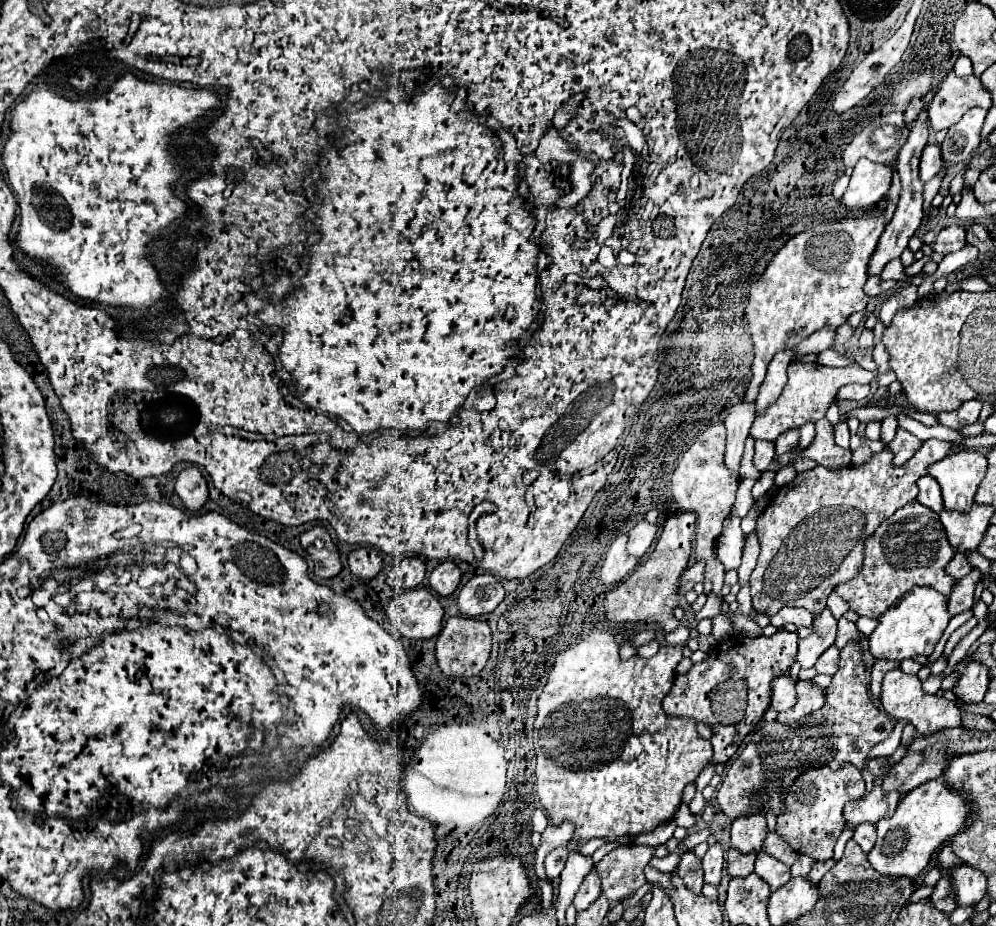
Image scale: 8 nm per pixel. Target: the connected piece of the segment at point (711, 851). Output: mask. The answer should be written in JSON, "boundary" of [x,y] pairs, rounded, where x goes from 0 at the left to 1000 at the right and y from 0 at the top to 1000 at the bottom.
{"boundary":[[[717,911],[711,916],[709,924],[705,927],[705,935],[707,935],[707,952],[721,957],[723,948],[725,948],[725,933],[727,933],[727,918],[723,911]]]}

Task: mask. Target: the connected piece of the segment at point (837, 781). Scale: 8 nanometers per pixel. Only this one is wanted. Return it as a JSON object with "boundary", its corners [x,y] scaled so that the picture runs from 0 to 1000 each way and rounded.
{"boundary":[[[845,825],[841,832],[825,829],[809,829],[797,847],[789,853],[787,875],[779,881],[779,898],[805,922],[815,924],[817,929],[835,927],[837,911],[847,894],[845,873],[849,866],[863,862],[869,855],[869,847],[865,834],[855,825]]]}

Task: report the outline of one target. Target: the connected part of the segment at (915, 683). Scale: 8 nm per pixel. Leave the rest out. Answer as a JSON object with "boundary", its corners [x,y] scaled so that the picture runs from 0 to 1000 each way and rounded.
{"boundary":[[[904,721],[890,726],[888,737],[886,737],[884,758],[886,758],[886,762],[888,762],[888,767],[892,769],[894,775],[898,775],[898,778],[912,778],[914,782],[918,782],[918,786],[926,795],[934,795],[936,790],[940,790],[944,786],[960,786],[966,780],[964,767],[962,767],[962,762],[958,758],[950,756],[948,752],[930,749],[926,745],[924,732],[918,730],[918,728],[908,728]]]}

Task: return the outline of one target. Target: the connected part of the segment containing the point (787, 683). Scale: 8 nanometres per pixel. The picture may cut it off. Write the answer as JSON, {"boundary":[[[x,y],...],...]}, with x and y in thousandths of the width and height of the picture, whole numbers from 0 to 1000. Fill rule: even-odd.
{"boundary":[[[791,728],[779,732],[775,737],[775,745],[773,745],[773,765],[779,767],[779,769],[787,769],[787,767],[793,767],[797,760],[799,760],[799,747],[797,747],[797,737],[793,734]]]}

